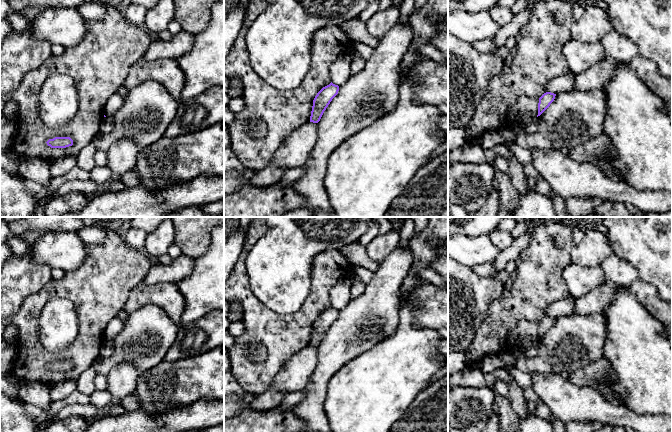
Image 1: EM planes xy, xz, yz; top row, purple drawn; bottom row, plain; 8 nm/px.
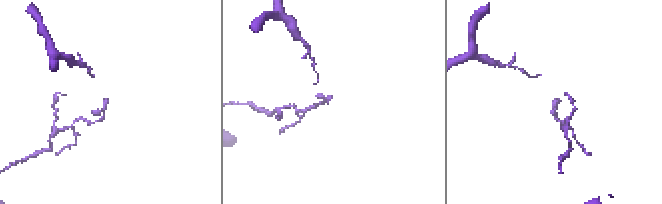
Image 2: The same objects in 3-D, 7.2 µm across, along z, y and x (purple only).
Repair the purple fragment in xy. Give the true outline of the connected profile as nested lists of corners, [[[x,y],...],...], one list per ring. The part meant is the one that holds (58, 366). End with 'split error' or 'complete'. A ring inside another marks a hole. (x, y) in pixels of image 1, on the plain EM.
[[[55,361],[46,367],[51,372],[66,372],[73,369],[73,364],[70,361]]] | complete

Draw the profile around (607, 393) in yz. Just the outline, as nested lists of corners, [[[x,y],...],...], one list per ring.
[[[597,383],[590,386],[590,388],[596,390],[602,397],[611,402],[614,405],[621,406],[624,403],[617,397],[617,395],[613,392],[613,389],[609,388],[603,383]]]

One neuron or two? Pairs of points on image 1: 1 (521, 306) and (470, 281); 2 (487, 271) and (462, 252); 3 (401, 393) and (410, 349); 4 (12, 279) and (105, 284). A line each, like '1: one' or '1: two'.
1: two
2: two
3: one
4: two

